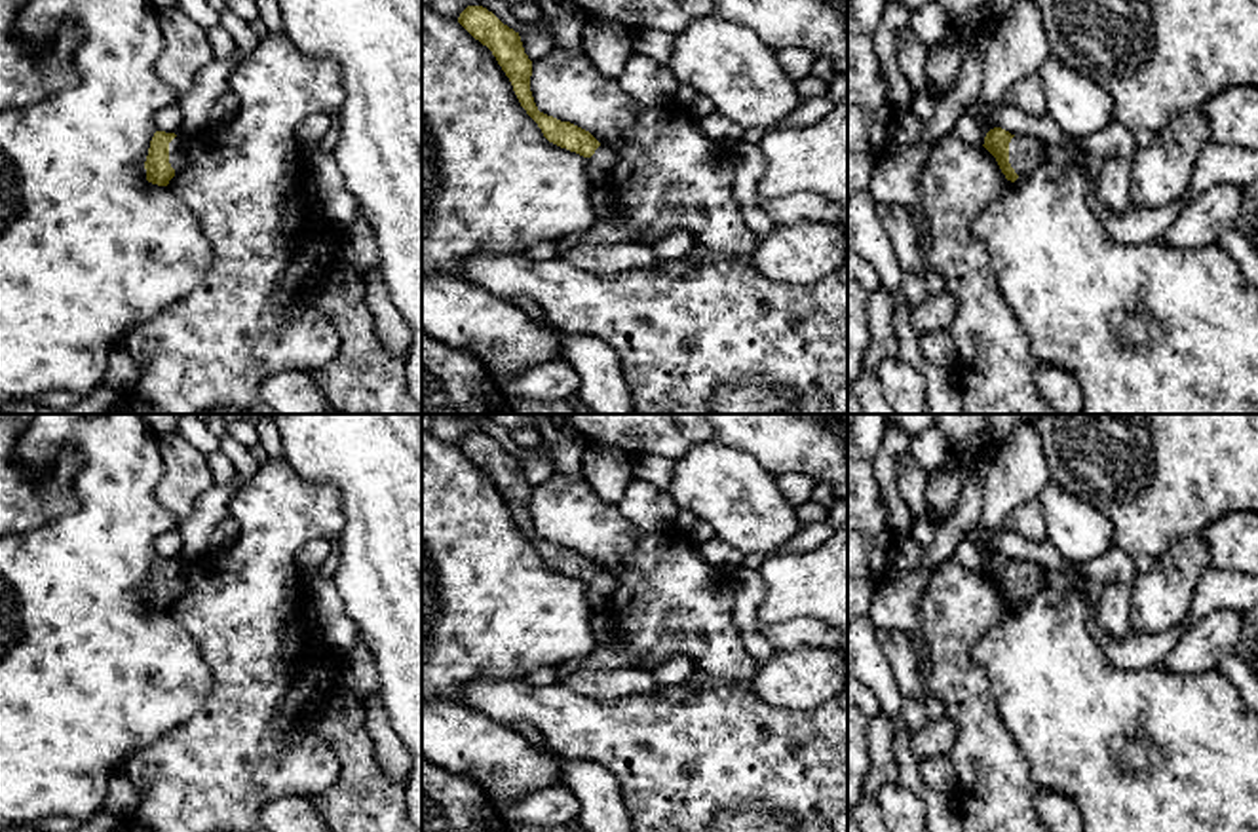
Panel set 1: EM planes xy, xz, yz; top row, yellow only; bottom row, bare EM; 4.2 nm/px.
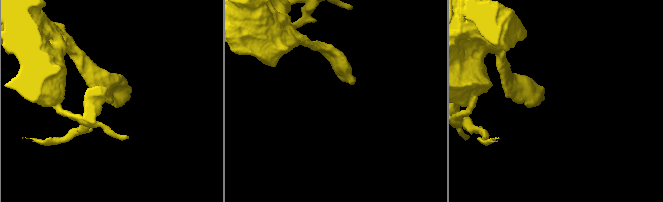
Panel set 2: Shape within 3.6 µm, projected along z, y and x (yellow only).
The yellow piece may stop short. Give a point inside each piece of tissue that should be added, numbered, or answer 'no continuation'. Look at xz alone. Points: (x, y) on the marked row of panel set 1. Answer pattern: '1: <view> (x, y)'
1: xz (599, 166)

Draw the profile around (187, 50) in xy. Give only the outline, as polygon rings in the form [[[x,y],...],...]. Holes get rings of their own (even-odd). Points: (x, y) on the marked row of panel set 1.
[[[179,6],[160,11],[158,21],[163,46],[154,70],[181,101],[194,89],[196,74],[215,53],[207,28],[194,23]]]

